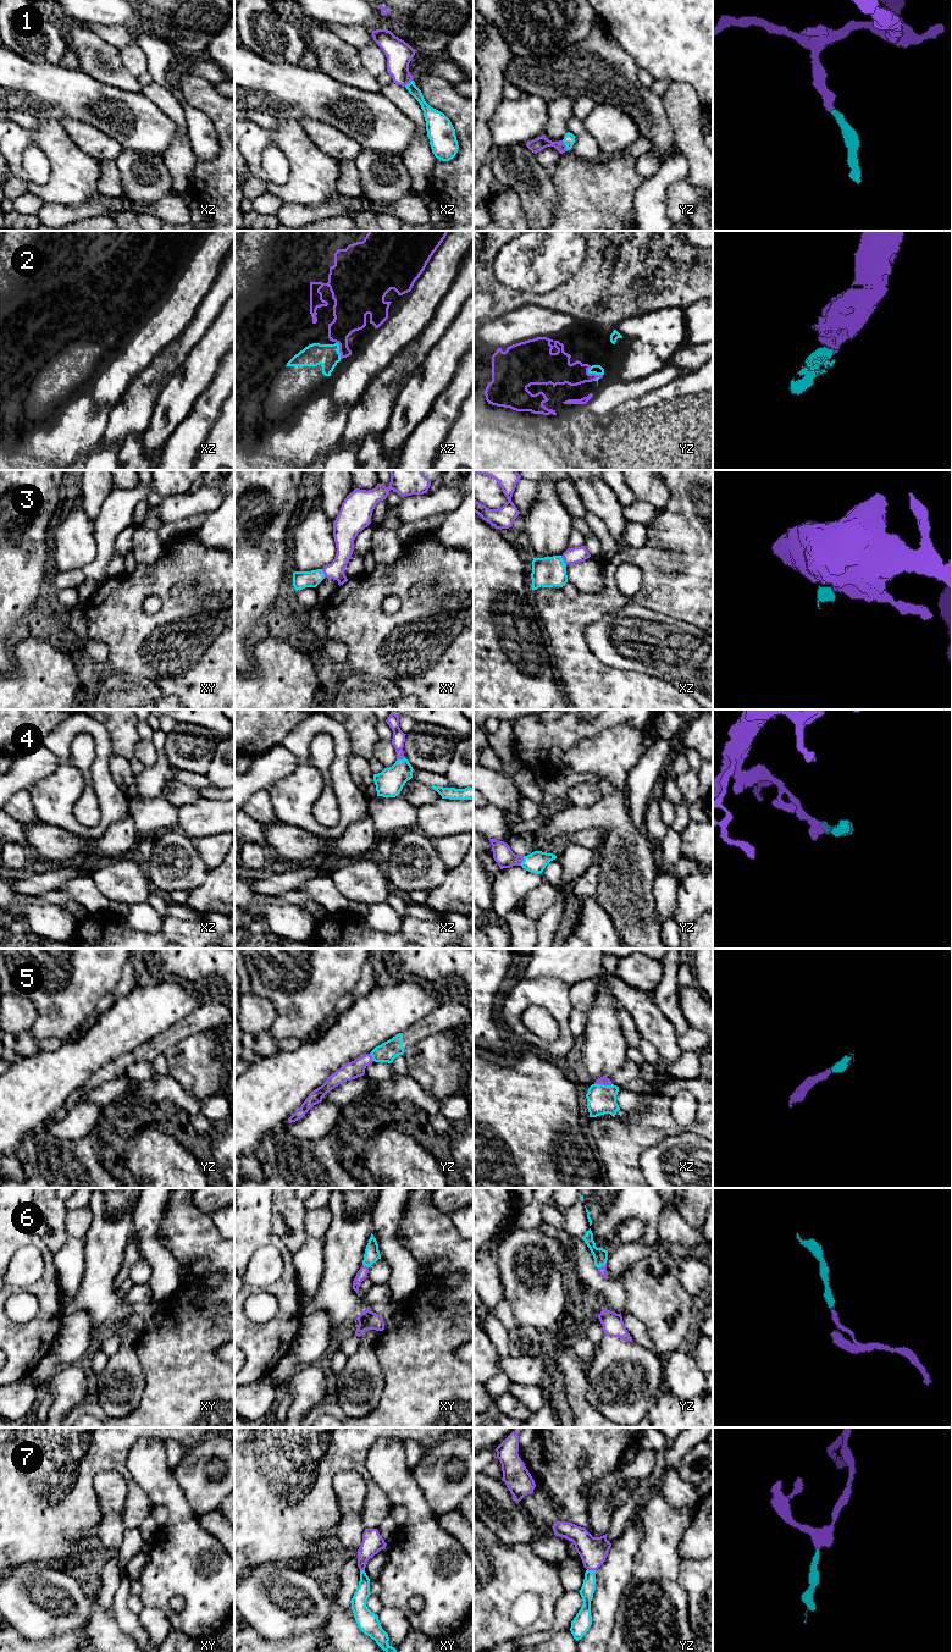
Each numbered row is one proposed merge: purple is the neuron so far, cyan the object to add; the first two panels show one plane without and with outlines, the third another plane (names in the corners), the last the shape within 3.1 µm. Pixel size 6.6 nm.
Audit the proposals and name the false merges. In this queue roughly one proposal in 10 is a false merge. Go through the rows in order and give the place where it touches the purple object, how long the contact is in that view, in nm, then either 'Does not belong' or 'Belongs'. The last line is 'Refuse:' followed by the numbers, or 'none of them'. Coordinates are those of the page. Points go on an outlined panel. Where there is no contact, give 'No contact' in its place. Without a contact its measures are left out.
1: Touches purple at yz (565, 145). Shared border 80 nm. Belongs
2: Touches purple at yz (593, 374). Shared border 120 nm. Belongs
3: Touches purple at xz (563, 559). Shared border 70 nm. Does not belong
4: Touches purple at yz (522, 860). Shared border 70 nm. Belongs
5: Touches purple at xz (603, 1084). Shared border 120 nm. Belongs
6: Touches purple at yz (602, 1266). Shared border 70 nm. Belongs
7: Touches purple at yz (591, 1569). Shared border 60 nm. Belongs
Refuse: 3

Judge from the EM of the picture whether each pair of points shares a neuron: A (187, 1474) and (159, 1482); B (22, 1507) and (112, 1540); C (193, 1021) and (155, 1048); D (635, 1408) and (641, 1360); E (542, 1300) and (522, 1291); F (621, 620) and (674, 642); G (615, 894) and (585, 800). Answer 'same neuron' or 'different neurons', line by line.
A: different neurons
B: different neurons
C: same neuron
D: same neuron
E: same neuron
F: same neuron
G: different neurons

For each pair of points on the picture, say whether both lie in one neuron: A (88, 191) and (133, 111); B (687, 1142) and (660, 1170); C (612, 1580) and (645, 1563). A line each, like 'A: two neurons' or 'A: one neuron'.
A: two neurons
B: one neuron
C: two neurons

